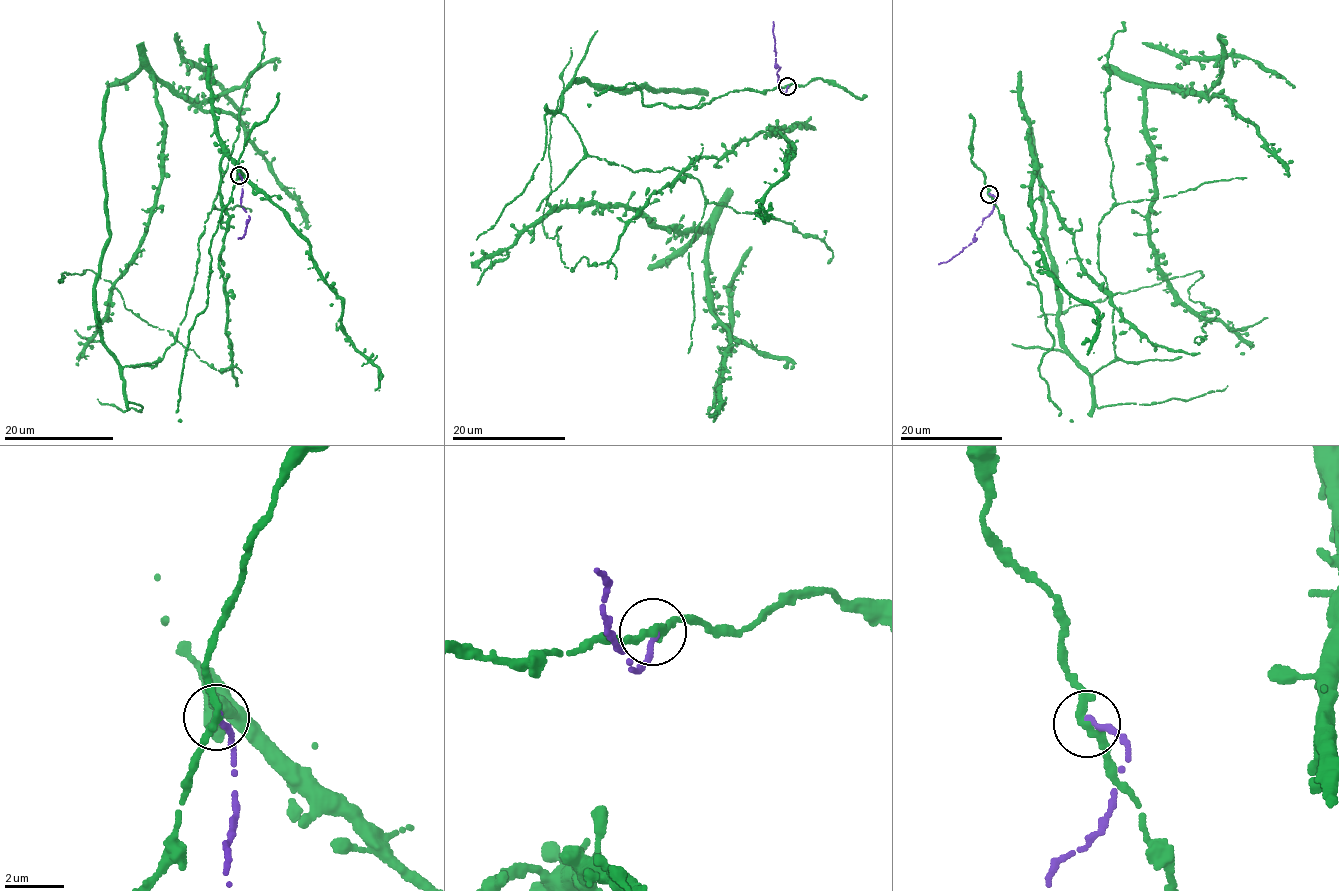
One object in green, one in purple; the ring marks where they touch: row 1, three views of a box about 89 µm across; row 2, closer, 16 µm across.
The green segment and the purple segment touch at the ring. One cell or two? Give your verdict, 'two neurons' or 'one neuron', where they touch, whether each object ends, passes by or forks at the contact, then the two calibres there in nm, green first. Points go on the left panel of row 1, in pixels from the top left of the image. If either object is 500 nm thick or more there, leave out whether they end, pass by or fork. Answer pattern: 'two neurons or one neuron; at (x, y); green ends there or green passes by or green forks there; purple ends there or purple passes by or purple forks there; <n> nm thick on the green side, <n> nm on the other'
two neurons; at (239, 175); green passes by; purple ends there; 260 nm thick on the green side, 200 nm on the other

